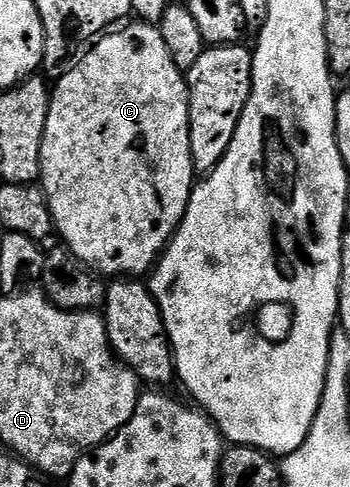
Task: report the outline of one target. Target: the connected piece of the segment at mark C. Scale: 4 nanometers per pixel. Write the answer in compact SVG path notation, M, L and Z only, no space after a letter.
M140 19L134 23L136 25L127 23L114 31L102 34L68 68L67 74L54 82L51 89L49 115L45 119L45 135L41 143L41 171L39 172L41 188L47 197L51 214L55 220L56 234L61 241L63 237L62 244L71 250L78 261L82 261L87 268L111 279L139 279L152 272L153 266L158 262L168 241L174 235L175 228L185 215L187 204L191 198L191 190L197 181L189 143L189 99L191 94L187 87L184 70L179 69L177 63L173 63L173 55L169 55L169 47L165 47L165 39L161 39L158 24L147 24L146 21Z

